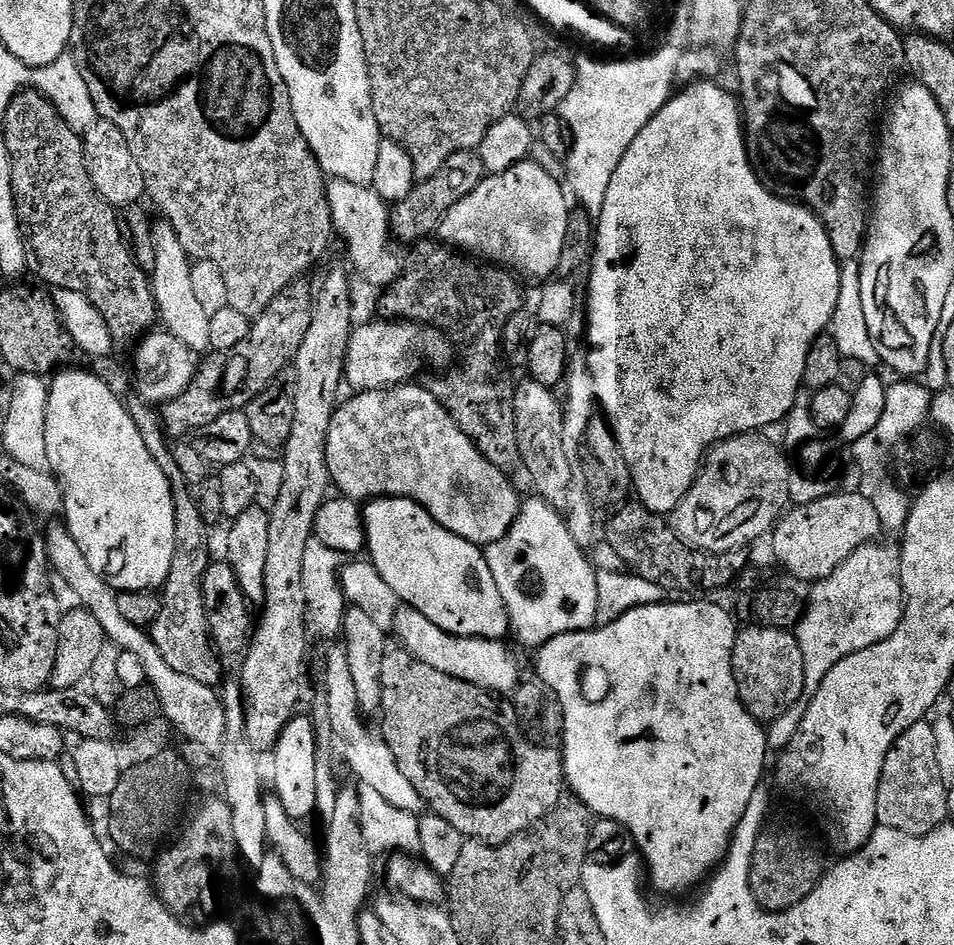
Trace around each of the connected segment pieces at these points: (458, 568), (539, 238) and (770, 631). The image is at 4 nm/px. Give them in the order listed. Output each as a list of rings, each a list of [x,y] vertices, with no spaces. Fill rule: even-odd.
[[[382,496],[369,500],[363,505],[362,515],[367,555],[378,570],[382,582],[390,586],[397,601],[417,603],[415,611],[419,615],[434,622],[444,632],[452,633],[453,636],[480,636],[483,640],[503,641],[504,635],[509,635],[508,611],[494,582],[494,574],[490,574],[488,557],[481,545],[472,544],[448,528],[443,528],[421,504],[415,504],[413,500],[401,496]],[[419,572],[426,579],[432,580],[432,584],[428,580],[420,584]]]
[[[514,165],[514,172],[512,174],[506,174],[506,176],[502,176],[502,178],[496,178],[496,180],[490,180],[490,182],[481,181],[472,192],[468,193],[466,197],[462,197],[455,203],[445,216],[442,221],[440,221],[437,227],[437,235],[439,239],[451,247],[458,249],[459,251],[474,255],[475,257],[484,259],[489,263],[494,263],[498,266],[505,267],[511,271],[517,273],[524,273],[532,278],[538,278],[537,280],[546,280],[549,279],[556,271],[556,268],[560,262],[561,254],[563,252],[563,248],[568,243],[568,228],[570,226],[570,212],[568,210],[568,199],[567,193],[564,188],[556,188],[544,174],[542,174],[541,168],[534,168],[534,166],[520,166],[517,168]]]
[[[773,626],[755,627],[739,629],[732,663],[746,693],[743,697],[745,708],[756,720],[769,722],[778,719],[805,695],[804,659],[800,644],[791,631]]]

